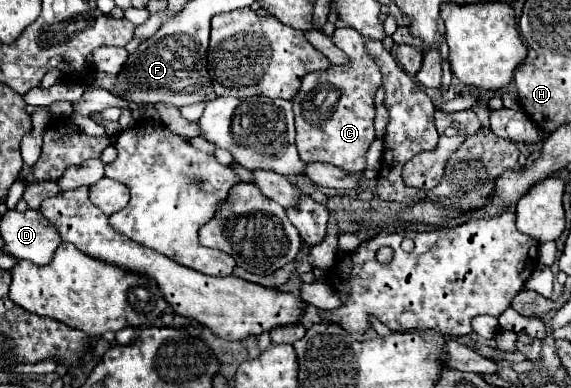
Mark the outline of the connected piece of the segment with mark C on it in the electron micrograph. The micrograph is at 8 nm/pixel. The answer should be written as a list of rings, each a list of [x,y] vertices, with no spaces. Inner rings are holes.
[[[339,27],[333,43],[349,53],[347,65],[333,65],[327,71],[309,73],[293,97],[297,149],[305,163],[331,163],[349,173],[365,171],[365,153],[375,141],[375,91],[381,87],[381,71],[365,49],[365,39],[351,27]]]

